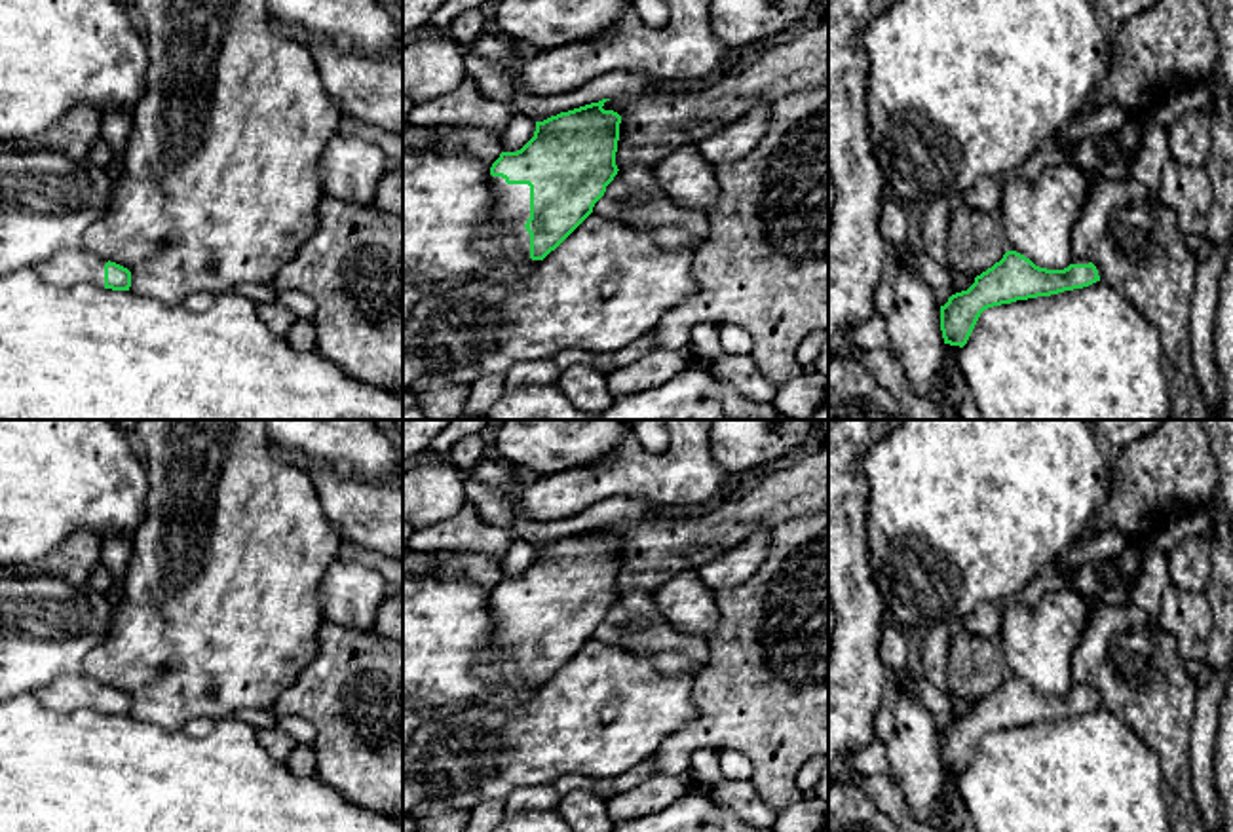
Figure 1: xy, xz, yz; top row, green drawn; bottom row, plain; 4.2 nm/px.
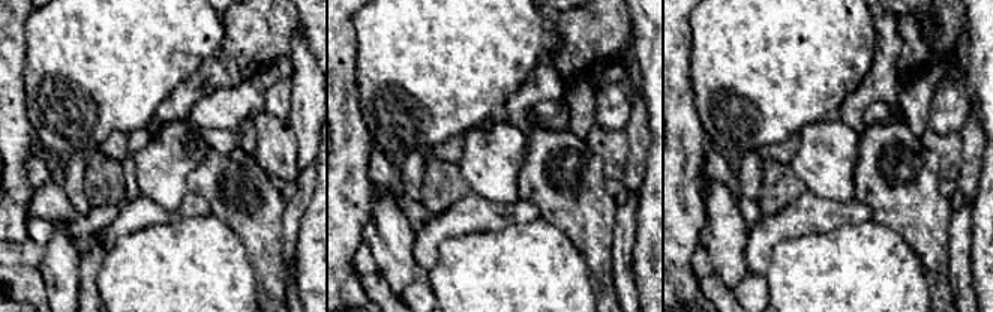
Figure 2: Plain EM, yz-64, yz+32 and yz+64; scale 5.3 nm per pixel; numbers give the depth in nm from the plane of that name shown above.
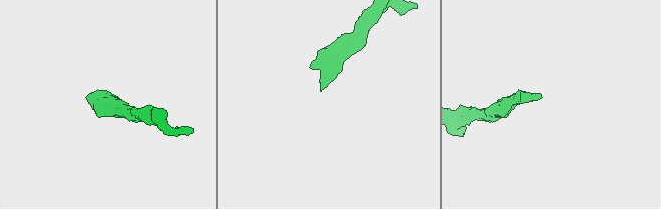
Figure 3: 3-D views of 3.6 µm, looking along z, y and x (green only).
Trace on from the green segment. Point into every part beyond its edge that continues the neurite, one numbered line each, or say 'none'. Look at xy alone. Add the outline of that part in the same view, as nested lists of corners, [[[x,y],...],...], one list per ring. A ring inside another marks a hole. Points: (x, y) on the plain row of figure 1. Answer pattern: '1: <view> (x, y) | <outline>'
1: xy (69, 692) | [[[61,674],[49,686],[40,688],[34,695],[49,710],[68,712],[93,709],[104,712],[104,690],[108,686],[89,674]]]

